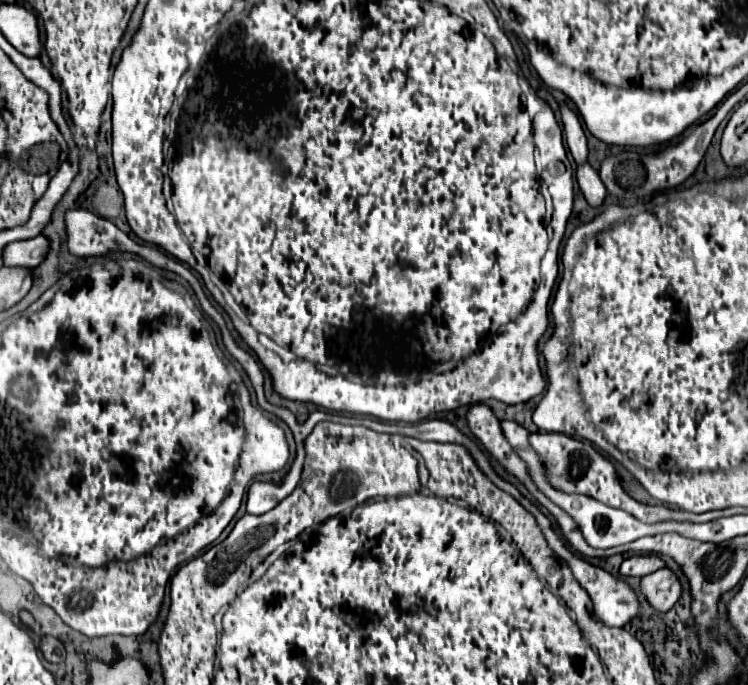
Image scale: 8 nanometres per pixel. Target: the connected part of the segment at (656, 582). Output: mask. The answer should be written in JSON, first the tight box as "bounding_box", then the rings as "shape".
{"bounding_box":[640,568,682,612],"shape":[[[660,568],[642,578],[640,590],[656,610],[668,612],[678,602],[682,594],[682,584],[670,568]]]}

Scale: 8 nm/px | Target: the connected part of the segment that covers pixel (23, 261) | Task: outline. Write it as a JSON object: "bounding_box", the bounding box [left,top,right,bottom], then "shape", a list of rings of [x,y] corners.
{"bounding_box":[4,234,50,268],"shape":[[[40,234],[32,240],[10,244],[4,252],[4,262],[6,262],[6,266],[36,268],[46,258],[48,250],[50,250],[50,240],[44,234]]]}

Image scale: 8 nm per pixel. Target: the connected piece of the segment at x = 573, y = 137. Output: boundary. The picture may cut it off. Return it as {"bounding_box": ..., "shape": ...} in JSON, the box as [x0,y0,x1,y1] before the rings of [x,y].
{"bounding_box":[560,106,588,164],"shape":[[[560,106],[562,110],[562,120],[564,120],[564,134],[566,134],[566,142],[568,148],[574,156],[576,164],[586,164],[588,162],[588,146],[586,146],[586,136],[582,130],[582,124],[578,120],[578,116],[568,108],[568,106]]]}

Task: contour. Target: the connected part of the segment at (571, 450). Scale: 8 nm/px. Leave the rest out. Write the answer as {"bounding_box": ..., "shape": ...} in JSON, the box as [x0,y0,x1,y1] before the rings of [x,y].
{"bounding_box":[530,432,728,524],"shape":[[[534,432],[530,434],[530,444],[532,448],[542,456],[546,470],[548,470],[548,480],[552,480],[552,486],[568,492],[568,494],[586,494],[592,496],[608,506],[616,506],[622,510],[628,510],[630,514],[636,514],[636,518],[642,518],[642,522],[654,524],[654,522],[662,522],[662,520],[688,520],[688,522],[710,522],[714,518],[720,516],[728,516],[728,508],[726,510],[718,510],[718,512],[704,512],[704,514],[692,514],[686,510],[678,510],[678,508],[668,508],[668,506],[648,506],[642,502],[636,502],[632,496],[628,496],[624,492],[624,488],[620,486],[618,474],[614,464],[602,456],[590,442],[584,440],[576,440],[564,434],[556,434],[556,432]]]}

